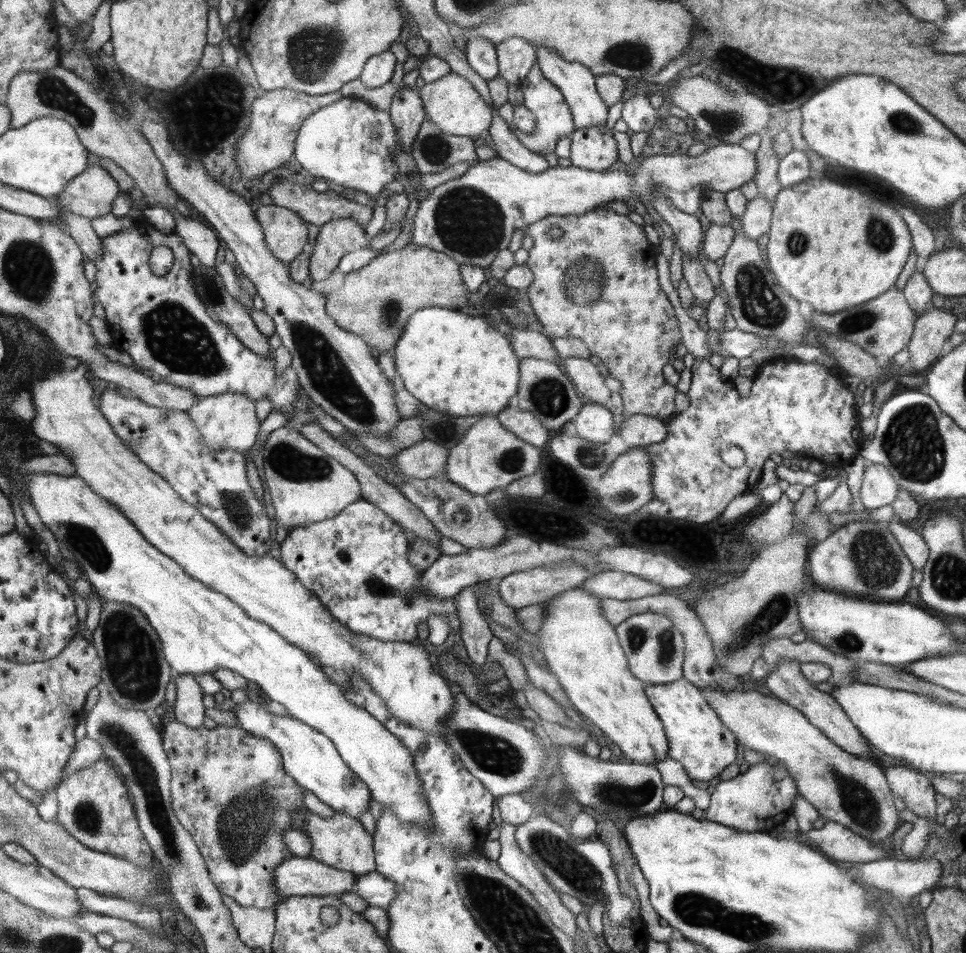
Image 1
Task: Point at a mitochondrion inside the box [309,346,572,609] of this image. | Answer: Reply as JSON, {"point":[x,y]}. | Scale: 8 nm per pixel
{"point":[511,460]}

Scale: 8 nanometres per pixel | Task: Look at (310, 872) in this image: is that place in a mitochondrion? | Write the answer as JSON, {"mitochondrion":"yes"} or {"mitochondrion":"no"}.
{"mitochondrion":"no"}

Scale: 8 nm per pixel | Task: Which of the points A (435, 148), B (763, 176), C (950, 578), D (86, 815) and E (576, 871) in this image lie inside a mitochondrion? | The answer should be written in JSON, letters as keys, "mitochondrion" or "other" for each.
{"A":"mitochondrion","B":"other","C":"mitochondrion","D":"mitochondrion","E":"mitochondrion"}

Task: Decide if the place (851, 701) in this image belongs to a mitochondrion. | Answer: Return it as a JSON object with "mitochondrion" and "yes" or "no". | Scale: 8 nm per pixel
{"mitochondrion":"no"}

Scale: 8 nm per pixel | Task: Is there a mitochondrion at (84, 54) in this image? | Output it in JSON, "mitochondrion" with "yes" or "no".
{"mitochondrion":"no"}

